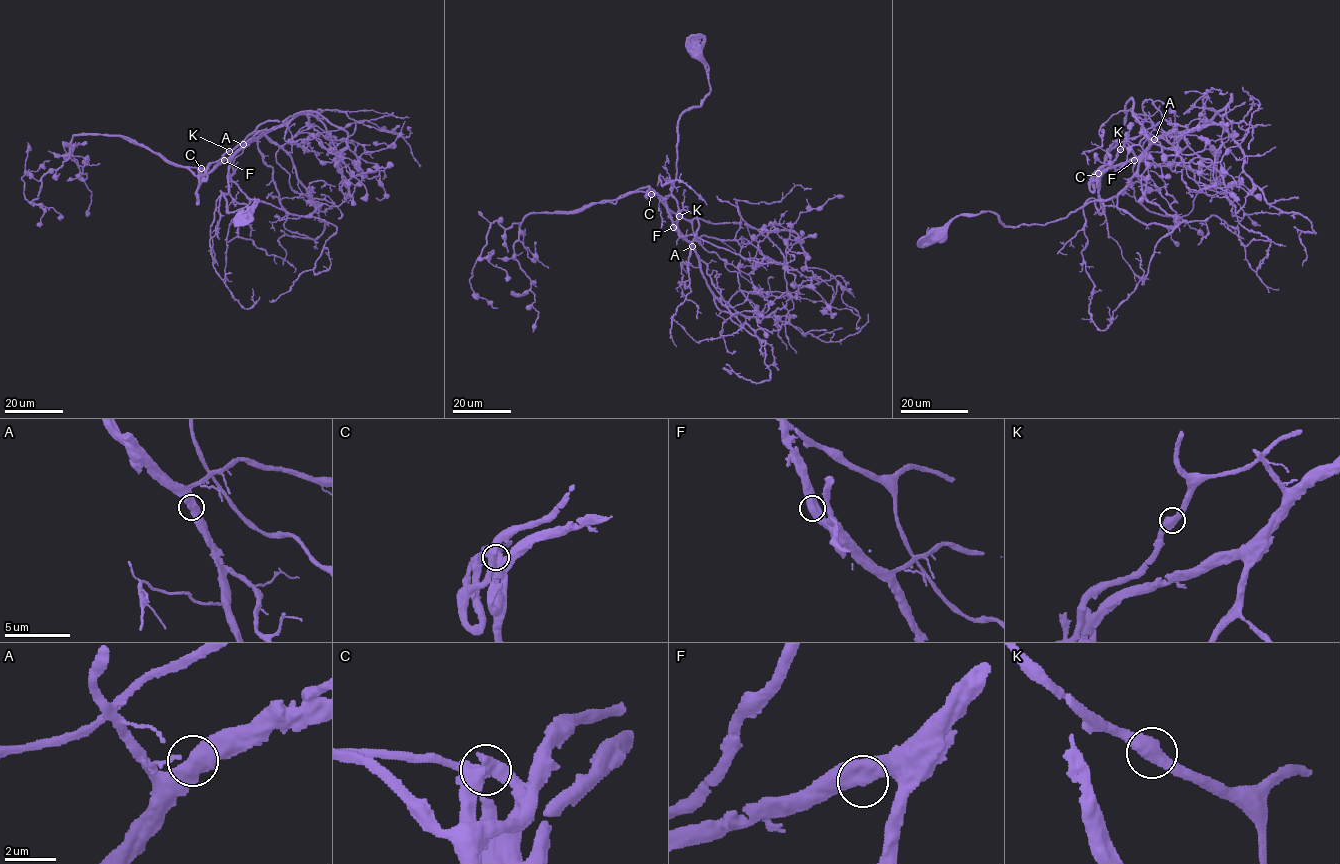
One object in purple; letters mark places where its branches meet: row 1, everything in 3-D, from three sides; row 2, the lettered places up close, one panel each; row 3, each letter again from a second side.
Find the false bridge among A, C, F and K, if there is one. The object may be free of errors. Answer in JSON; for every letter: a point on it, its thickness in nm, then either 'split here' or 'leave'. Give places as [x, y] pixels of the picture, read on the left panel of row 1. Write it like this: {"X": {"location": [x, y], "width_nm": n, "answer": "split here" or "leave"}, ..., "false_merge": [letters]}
{"A": {"location": [243, 144], "width_nm": 550, "answer": "leave"}, "C": {"location": [201, 168], "width_nm": 550, "answer": "split here"}, "F": {"location": [224, 160], "width_nm": 550, "answer": "leave"}, "K": {"location": [229, 151], "width_nm": 550, "answer": "leave"}, "false_merge": ["C"]}

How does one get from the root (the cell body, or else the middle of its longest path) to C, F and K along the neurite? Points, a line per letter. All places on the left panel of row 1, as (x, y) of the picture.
C: (241, 214), (258, 200), (227, 211), (222, 193), (229, 192), (229, 161), (221, 162), (207, 175), (200, 169)
F: (241, 214), (258, 200), (227, 211), (222, 193), (229, 192), (229, 162), (224, 160)
K: (241, 214), (258, 200), (227, 211), (222, 193), (229, 192), (229, 161), (206, 174), (229, 151)

